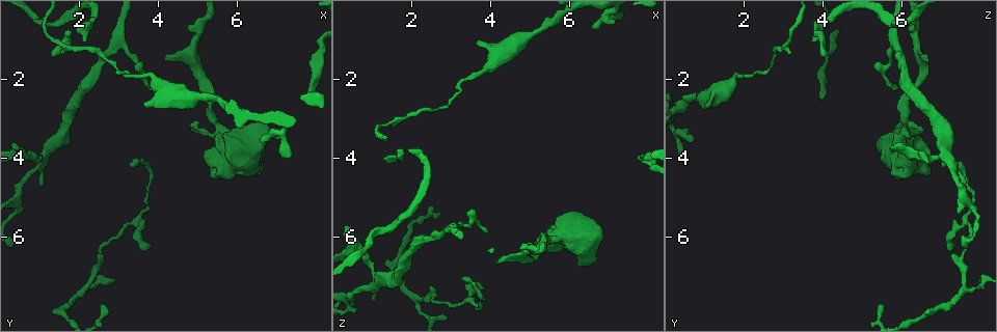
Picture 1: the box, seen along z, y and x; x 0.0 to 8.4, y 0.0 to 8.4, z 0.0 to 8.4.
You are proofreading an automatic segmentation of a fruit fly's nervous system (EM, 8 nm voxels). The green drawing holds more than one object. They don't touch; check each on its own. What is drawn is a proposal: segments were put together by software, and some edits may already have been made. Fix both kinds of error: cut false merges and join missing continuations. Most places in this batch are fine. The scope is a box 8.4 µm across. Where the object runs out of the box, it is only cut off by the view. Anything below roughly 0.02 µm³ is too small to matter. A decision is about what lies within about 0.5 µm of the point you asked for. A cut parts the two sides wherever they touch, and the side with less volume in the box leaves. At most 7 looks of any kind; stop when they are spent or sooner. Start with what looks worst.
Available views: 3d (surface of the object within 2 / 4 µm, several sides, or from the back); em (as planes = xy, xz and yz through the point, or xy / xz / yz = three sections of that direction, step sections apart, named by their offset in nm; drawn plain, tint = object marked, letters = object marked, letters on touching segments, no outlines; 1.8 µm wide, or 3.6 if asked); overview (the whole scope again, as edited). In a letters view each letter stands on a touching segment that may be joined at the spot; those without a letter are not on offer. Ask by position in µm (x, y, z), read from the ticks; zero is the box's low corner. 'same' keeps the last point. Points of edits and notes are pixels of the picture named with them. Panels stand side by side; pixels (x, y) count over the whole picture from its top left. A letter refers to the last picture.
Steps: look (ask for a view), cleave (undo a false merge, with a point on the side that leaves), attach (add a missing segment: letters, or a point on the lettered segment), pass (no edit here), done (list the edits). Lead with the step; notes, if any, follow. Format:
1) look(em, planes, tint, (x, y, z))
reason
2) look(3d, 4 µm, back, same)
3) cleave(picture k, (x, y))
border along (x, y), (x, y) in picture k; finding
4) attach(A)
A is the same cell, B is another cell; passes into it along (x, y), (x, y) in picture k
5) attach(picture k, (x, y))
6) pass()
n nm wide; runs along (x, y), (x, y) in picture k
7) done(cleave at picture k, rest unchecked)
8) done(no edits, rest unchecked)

look(em, yz, step 8, letters, (2.20, 1.05, 3.75))
an open end

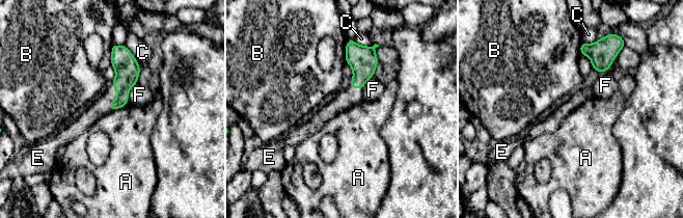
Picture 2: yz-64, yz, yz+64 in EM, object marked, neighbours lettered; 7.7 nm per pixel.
attach(E)
E is the same cell, A, B, C and F are other cells; the cell continues

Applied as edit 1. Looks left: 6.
look(em, planes, letters, (5.50, 3.25, 6.10))
calibre changes

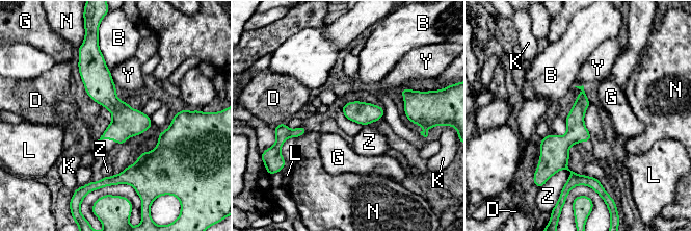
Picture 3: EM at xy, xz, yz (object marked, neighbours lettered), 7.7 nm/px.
pass()
B, D, G, K, L, N, Y and Z are other cells; border along (570, 172), (558, 170), (547, 180) in picture 3; continuous, no second cell

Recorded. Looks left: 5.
look(em, 3.6 µm, planes, letters, (1.10, 3.95, 7.05))
three-way junction

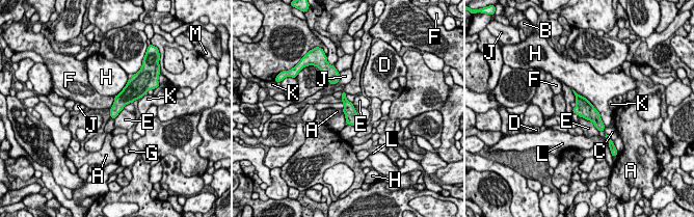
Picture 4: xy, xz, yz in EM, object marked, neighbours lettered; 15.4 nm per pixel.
pass()
H touches over 800 nm; A, B, C, D, E, F, G, H, J, K, L and M are other cells; border along (579, 115), (589, 119), (598, 132) in picture 4; one cell here

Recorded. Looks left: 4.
done(attach at picture 2, rest unchecked)

